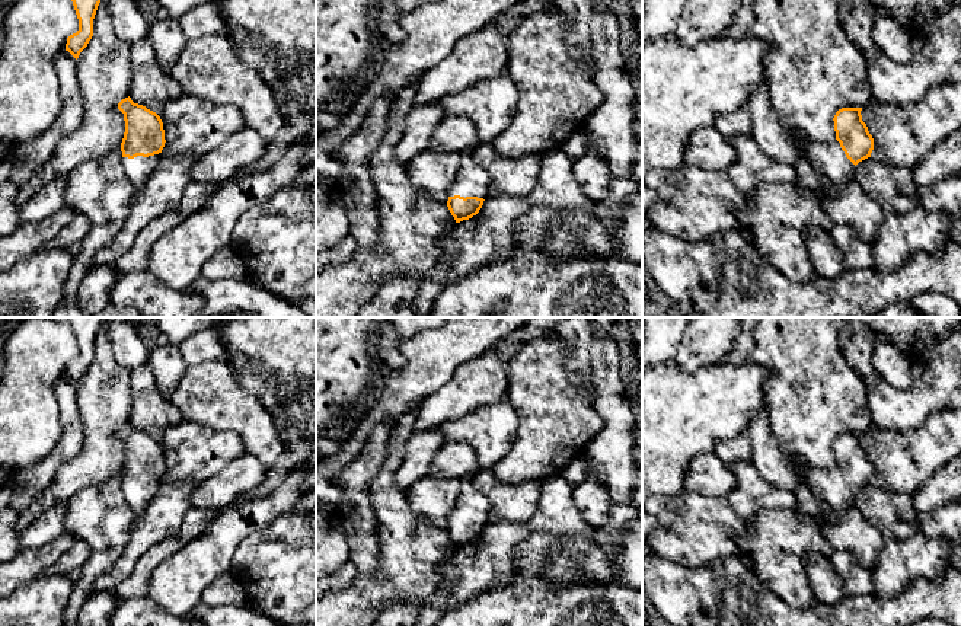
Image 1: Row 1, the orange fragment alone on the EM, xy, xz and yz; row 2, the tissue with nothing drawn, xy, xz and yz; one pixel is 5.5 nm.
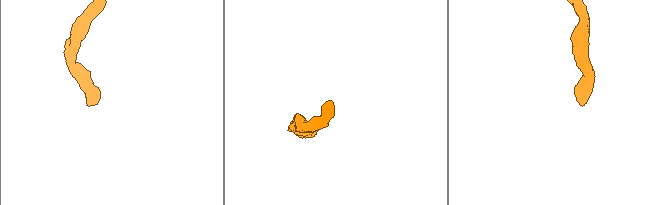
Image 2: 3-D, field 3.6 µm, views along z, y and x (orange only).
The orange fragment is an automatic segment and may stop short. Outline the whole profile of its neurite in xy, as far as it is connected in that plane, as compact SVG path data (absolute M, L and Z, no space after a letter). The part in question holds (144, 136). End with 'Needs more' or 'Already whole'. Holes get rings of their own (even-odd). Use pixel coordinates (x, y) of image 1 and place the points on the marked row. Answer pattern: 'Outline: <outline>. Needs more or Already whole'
Outline: M125 98L118 103L124 114L125 132L121 143L124 173L135 192L143 189L154 173L165 147L165 130L160 116L143 105Z. Needs more

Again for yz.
Outline: M842 108L836 112L833 143L810 143L805 157L801 156L795 165L796 185L812 191L823 201L827 198L826 185L815 169L815 163L823 173L839 188L853 179L856 165L868 157L874 150L874 138L862 121L862 108Z. Needs more

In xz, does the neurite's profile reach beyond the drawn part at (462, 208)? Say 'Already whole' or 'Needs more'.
Needs more

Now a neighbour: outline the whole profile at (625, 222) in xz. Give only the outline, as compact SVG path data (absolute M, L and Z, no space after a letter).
M642 192L625 198L607 217L612 252L622 259L642 264Z

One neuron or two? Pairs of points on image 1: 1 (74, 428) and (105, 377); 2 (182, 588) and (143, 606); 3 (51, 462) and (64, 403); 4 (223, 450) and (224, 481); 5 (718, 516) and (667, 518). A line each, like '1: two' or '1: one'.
1: two
2: two
3: one
4: two
5: one

